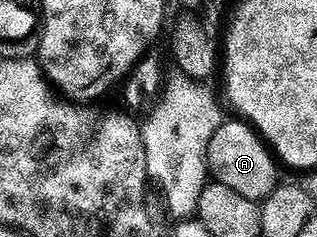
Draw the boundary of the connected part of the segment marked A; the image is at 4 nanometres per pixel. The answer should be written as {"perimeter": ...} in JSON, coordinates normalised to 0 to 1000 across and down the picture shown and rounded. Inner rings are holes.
{"perimeter":[[[697,511],[675,574],[662,574],[650,608],[647,658],[656,726],[678,764],[713,776],[713,793],[738,793],[738,810],[776,827],[792,852],[817,857],[877,781],[877,751],[871,751],[877,684],[833,586],[779,511],[741,511]]]}

